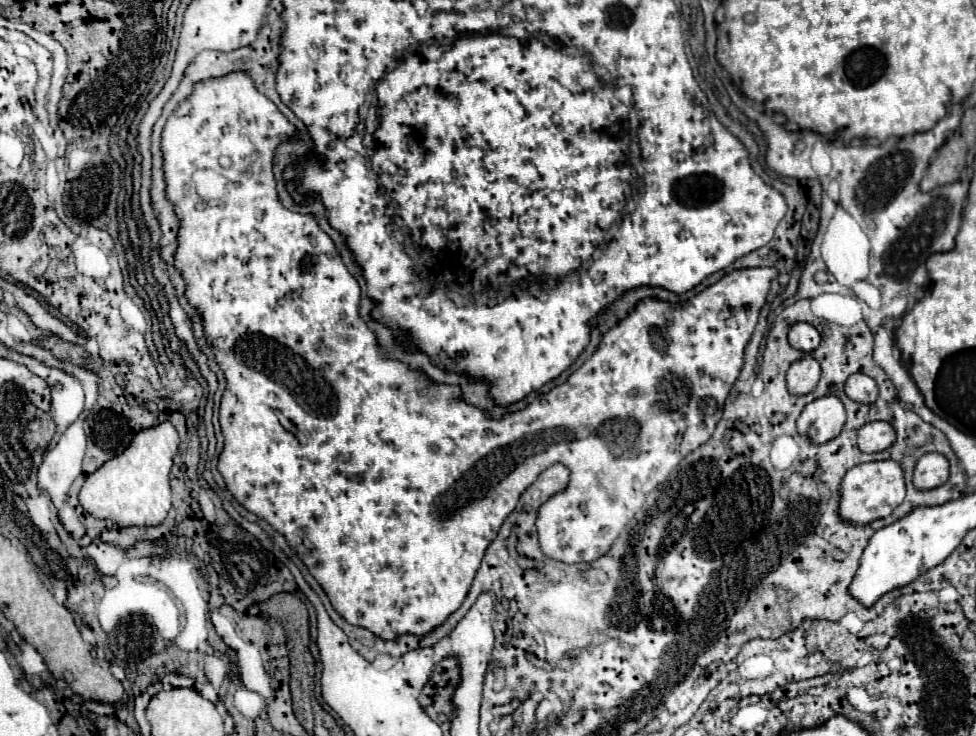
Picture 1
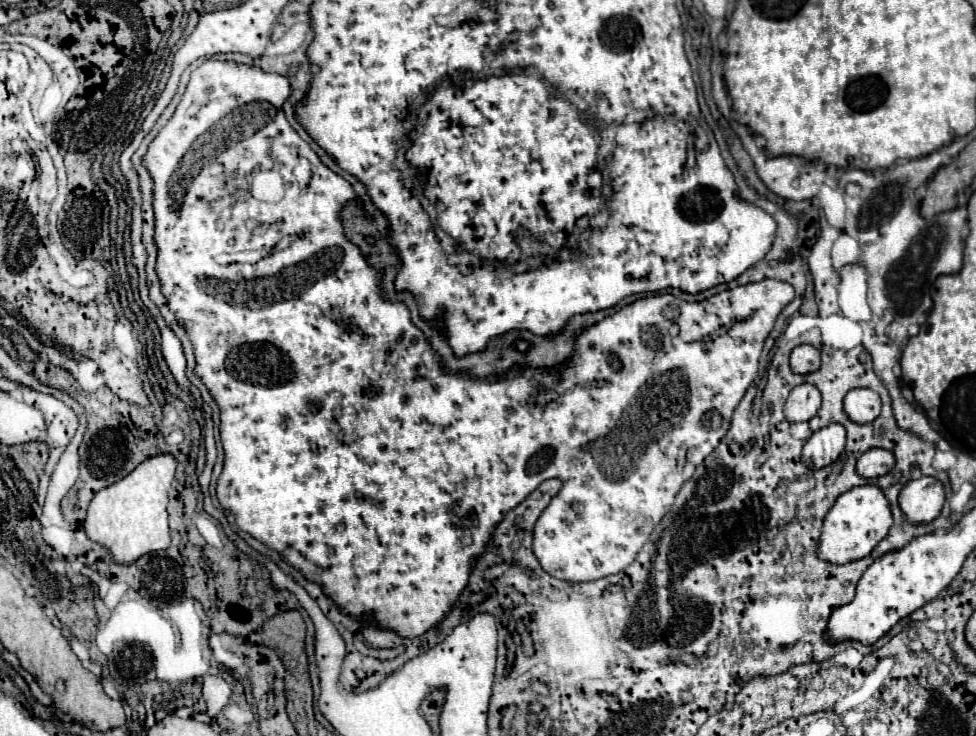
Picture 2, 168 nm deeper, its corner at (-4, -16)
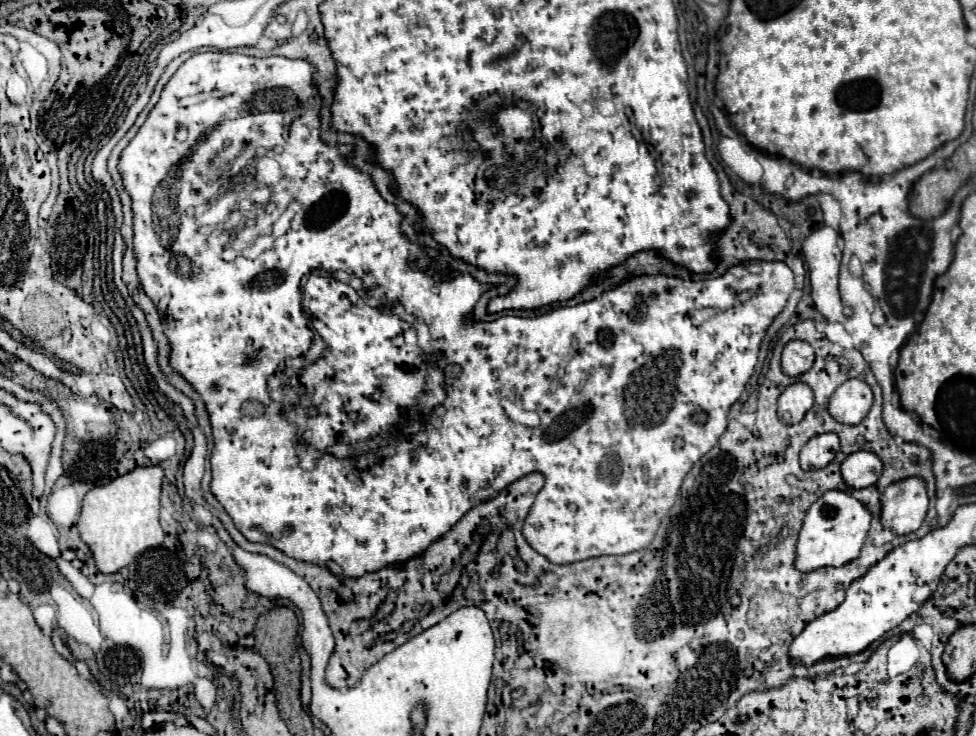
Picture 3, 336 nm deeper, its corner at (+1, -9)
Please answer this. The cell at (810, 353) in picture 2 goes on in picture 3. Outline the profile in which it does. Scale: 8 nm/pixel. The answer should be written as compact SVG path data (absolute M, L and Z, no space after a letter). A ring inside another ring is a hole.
M790 341L782 351L782 371L790 377L806 373L814 365L814 349L806 341Z

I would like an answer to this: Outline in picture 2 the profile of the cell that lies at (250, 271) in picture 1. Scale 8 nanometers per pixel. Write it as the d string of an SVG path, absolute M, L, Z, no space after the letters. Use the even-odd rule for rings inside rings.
M209 60L191 74L181 104L177 106L167 126L151 142L147 156L143 158L155 182L153 208L155 244L159 246L157 276L163 286L161 290L169 302L169 308L175 312L175 318L187 330L193 342L197 360L195 374L203 380L221 408L219 430L224 464L217 482L217 498L221 506L235 514L235 520L243 532L251 534L265 546L277 550L279 554L285 554L287 548L295 550L301 558L295 560L293 566L299 568L307 580L321 584L321 588L325 588L325 596L329 596L329 600L333 600L339 608L345 608L349 616L373 616L381 628L397 632L397 636L421 636L421 632L427 632L433 628L433 624L441 624L441 620L445 620L449 608L453 608L459 594L465 590L465 584L469 584L469 572L473 572L473 564L477 564L477 558L485 554L489 540L493 540L493 528L497 528L505 514L521 504L547 478L559 478L563 482L563 490L547 506L547 512L541 514L533 532L532 550L535 550L543 570L559 580L569 582L589 582L623 572L635 560L653 528L661 522L673 504L681 484L693 476L695 468L705 460L705 456L717 448L719 438L727 434L735 406L741 402L745 390L757 376L757 362L765 338L769 336L779 312L795 298L793 286L767 278L755 284L719 292L703 302L681 302L671 294L663 294L643 298L621 308L613 316L607 316L603 322L581 332L571 366L563 372L563 382L553 382L549 372L533 372L533 376L543 380L543 400L547 400L543 414L535 416L529 412L529 408L523 408L517 400L507 396L511 374L505 380L487 382L461 374L447 374L441 364L425 368L421 358L427 348L423 332L411 324L409 310L403 304L381 298L377 270L373 270L365 262L359 248L347 242L343 236L339 222L341 204L355 200L357 196L351 184L331 172L311 150L311 146L301 140L301 136L289 126L281 110L281 104L289 98L289 94L291 86L285 76L269 74L247 64ZM239 158L257 166L237 166ZM248 218L258 221L255 232L249 230ZM469 516L475 516L477 526L469 526L465 530L463 520Z

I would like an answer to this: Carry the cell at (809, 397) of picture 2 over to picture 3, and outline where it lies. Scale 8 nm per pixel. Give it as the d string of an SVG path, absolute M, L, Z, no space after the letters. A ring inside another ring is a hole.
M794 383L786 387L778 399L778 417L788 425L800 423L802 417L810 411L812 403L814 403L812 389L806 383Z

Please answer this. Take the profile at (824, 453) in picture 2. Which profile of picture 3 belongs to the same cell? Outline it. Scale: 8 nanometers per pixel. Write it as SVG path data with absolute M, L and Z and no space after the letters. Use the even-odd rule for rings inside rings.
M822 433L812 437L800 451L800 467L804 471L822 469L828 463L834 461L834 455L838 451L838 435L836 433Z

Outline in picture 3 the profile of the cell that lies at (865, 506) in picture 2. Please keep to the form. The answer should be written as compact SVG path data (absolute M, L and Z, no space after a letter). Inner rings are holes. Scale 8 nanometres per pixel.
M828 491L806 511L798 543L794 567L802 573L820 569L820 567L842 567L848 561L860 555L860 549L866 541L870 529L870 511L856 501L850 493Z

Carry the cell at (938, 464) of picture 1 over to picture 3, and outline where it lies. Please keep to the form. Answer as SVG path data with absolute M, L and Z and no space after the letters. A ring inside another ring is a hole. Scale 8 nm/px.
M920 477L896 481L884 489L880 503L880 521L884 529L890 529L894 535L908 535L922 525L928 509L924 481Z

